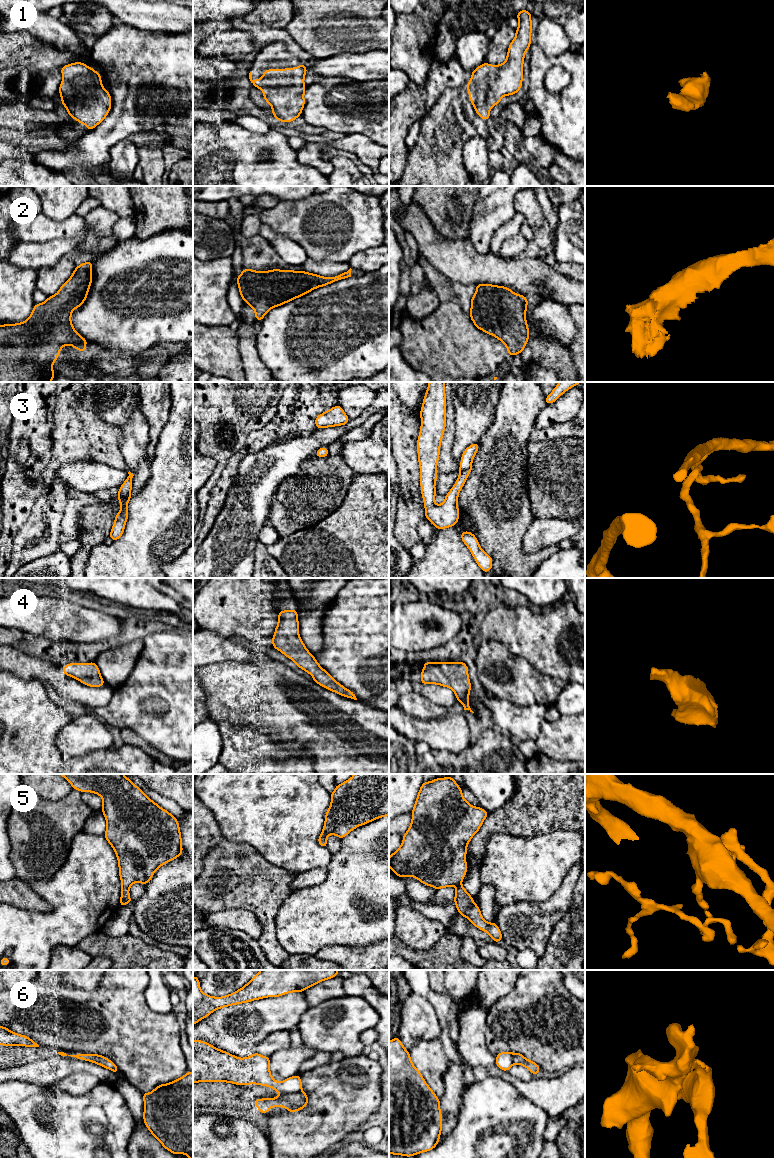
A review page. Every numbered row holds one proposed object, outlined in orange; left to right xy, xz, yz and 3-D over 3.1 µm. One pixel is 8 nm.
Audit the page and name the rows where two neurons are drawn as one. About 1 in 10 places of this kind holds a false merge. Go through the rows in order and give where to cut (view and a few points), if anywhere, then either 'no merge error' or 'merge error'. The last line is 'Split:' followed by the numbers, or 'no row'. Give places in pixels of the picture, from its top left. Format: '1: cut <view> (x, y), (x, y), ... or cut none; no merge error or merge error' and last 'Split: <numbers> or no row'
1: cut none; no merge error
2: cut none; no merge error
3: cut none; no merge error
4: cut none; no merge error
5: cut none; no merge error
6: cut xz (301, 1090), (295, 1093), (282, 1094); merge error
Split: 6

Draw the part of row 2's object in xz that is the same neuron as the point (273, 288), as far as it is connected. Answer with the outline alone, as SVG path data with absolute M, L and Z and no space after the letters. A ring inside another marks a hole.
M245 268L237 277L240 295L255 310L260 322L274 307L283 305L308 292L330 283L351 277L351 268L335 277L322 277L305 271L253 271Z

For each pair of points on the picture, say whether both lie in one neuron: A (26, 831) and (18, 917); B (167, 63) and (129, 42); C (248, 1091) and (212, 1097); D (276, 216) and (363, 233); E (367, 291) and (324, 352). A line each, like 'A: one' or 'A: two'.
A: two
B: one
C: two
D: one
E: one

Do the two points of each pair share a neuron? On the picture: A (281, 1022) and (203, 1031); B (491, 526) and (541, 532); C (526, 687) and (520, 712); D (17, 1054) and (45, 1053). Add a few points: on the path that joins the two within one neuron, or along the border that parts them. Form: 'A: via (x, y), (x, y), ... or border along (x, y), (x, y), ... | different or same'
A: via (262, 1029), (255, 1036), (244, 1038), (222, 1031) | same
B: border along (535, 518), (523, 536), (522, 550), (526, 554) | different
C: border along (500, 697), (514, 703), (531, 705) | different
D: via (24, 1054), (38, 1053) | same

